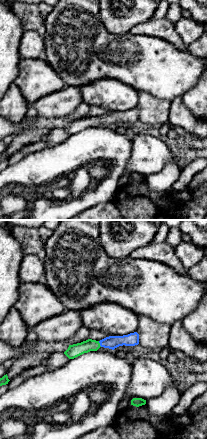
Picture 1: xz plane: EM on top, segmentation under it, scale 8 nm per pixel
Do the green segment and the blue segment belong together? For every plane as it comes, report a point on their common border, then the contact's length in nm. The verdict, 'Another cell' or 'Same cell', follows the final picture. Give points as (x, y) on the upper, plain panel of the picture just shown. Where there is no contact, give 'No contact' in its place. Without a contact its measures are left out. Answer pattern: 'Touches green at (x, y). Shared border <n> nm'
Touches green at (99, 120). Shared border 50 nm

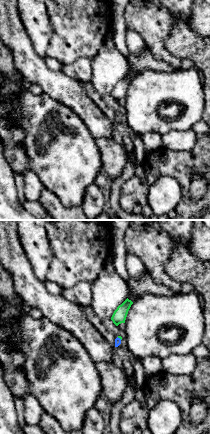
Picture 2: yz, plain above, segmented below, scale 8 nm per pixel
Touches green at (119, 113). Shared border 40 nm

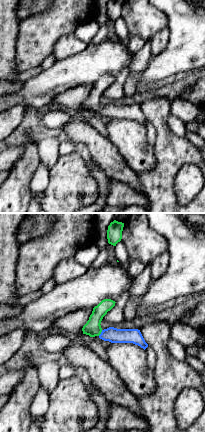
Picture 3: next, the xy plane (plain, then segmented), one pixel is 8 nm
Touches green at (100, 109). Shared border 60 nm

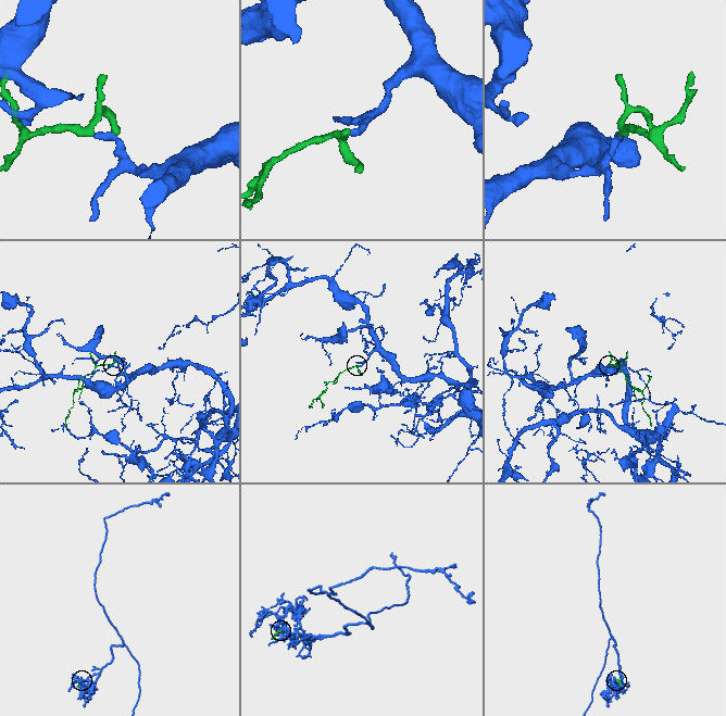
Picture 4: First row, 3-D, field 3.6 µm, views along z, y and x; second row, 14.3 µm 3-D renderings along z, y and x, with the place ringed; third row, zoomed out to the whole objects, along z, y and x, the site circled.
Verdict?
Same cell

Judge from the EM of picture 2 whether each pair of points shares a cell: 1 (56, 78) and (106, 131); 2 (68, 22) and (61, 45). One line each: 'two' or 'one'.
1: one
2: one

